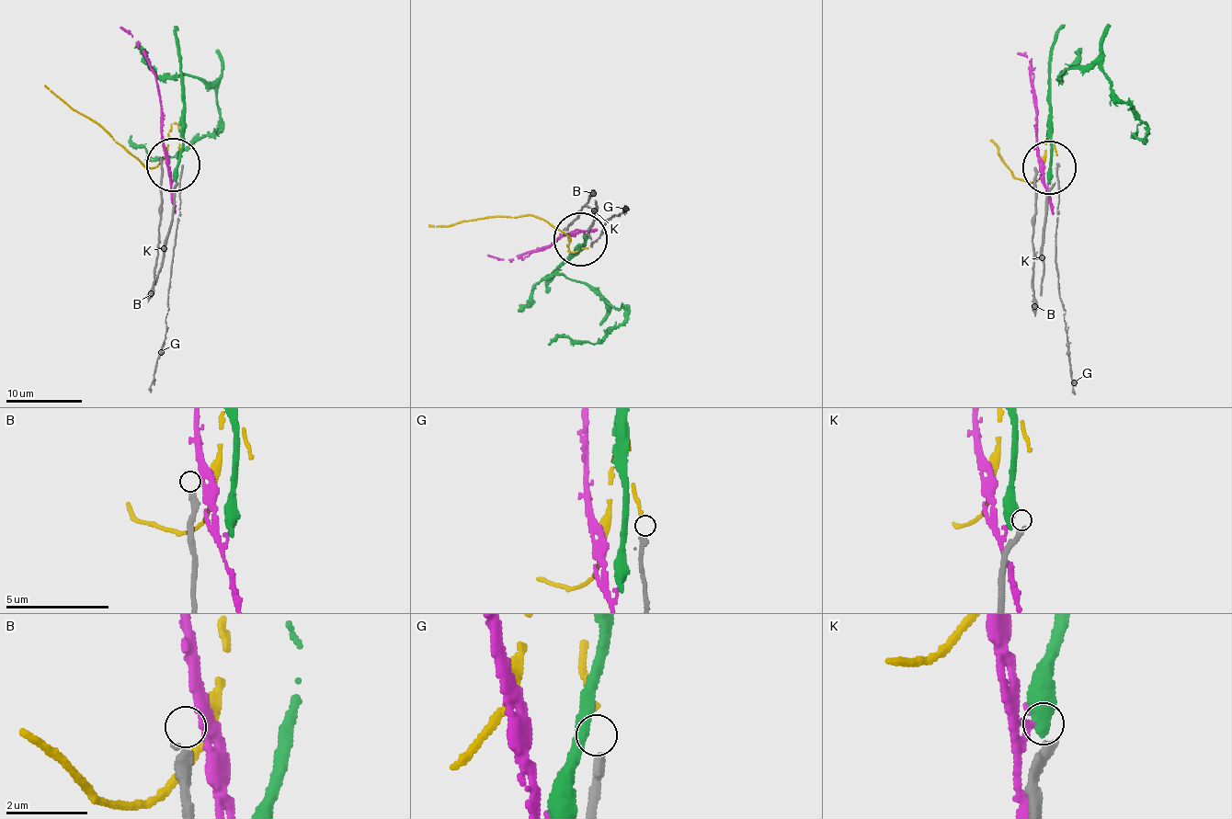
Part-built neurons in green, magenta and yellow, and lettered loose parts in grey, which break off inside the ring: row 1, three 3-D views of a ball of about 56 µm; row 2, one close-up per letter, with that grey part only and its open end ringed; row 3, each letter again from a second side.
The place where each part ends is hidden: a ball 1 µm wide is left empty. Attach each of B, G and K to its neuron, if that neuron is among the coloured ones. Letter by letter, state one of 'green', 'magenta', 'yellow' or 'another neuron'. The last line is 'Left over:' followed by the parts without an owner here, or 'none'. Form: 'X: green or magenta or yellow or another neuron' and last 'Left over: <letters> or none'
B: another neuron
G: yellow
K: green
Left over: B

